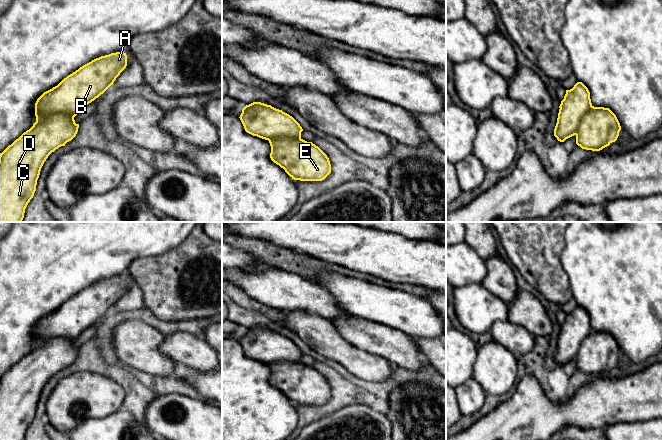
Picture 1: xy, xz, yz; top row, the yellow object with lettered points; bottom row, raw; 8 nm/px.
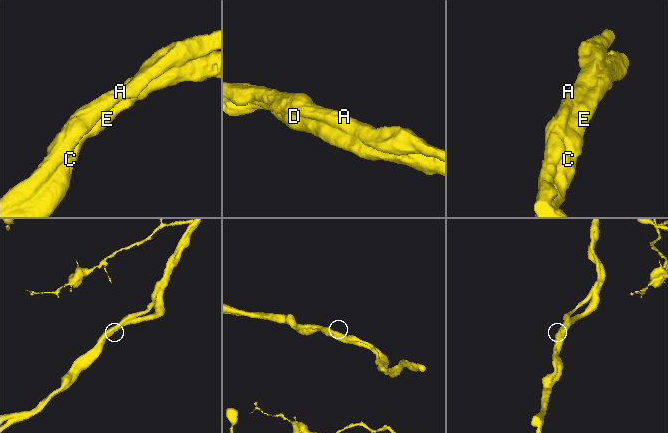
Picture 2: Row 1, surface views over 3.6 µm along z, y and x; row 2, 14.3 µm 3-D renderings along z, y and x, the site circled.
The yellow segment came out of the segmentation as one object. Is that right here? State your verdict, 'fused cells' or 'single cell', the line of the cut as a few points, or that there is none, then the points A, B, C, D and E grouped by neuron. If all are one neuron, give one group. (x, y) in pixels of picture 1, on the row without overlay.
single cell; no cut; A B C D E

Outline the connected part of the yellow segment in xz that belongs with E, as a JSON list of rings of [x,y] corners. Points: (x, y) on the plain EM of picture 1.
[[[253,326],[242,333],[240,344],[247,357],[268,364],[271,384],[294,404],[322,405],[331,397],[327,379],[301,362],[300,348],[271,329]]]

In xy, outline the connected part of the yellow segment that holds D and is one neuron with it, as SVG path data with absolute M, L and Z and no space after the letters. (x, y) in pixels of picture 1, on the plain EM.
M124 276L101 280L68 299L37 323L36 346L0 377L0 440L24 440L36 415L44 386L52 376L76 360L79 348L75 347L74 341L113 309L126 290L127 279Z

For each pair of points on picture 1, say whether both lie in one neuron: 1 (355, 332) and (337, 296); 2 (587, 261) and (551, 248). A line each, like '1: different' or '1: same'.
1: different
2: different

